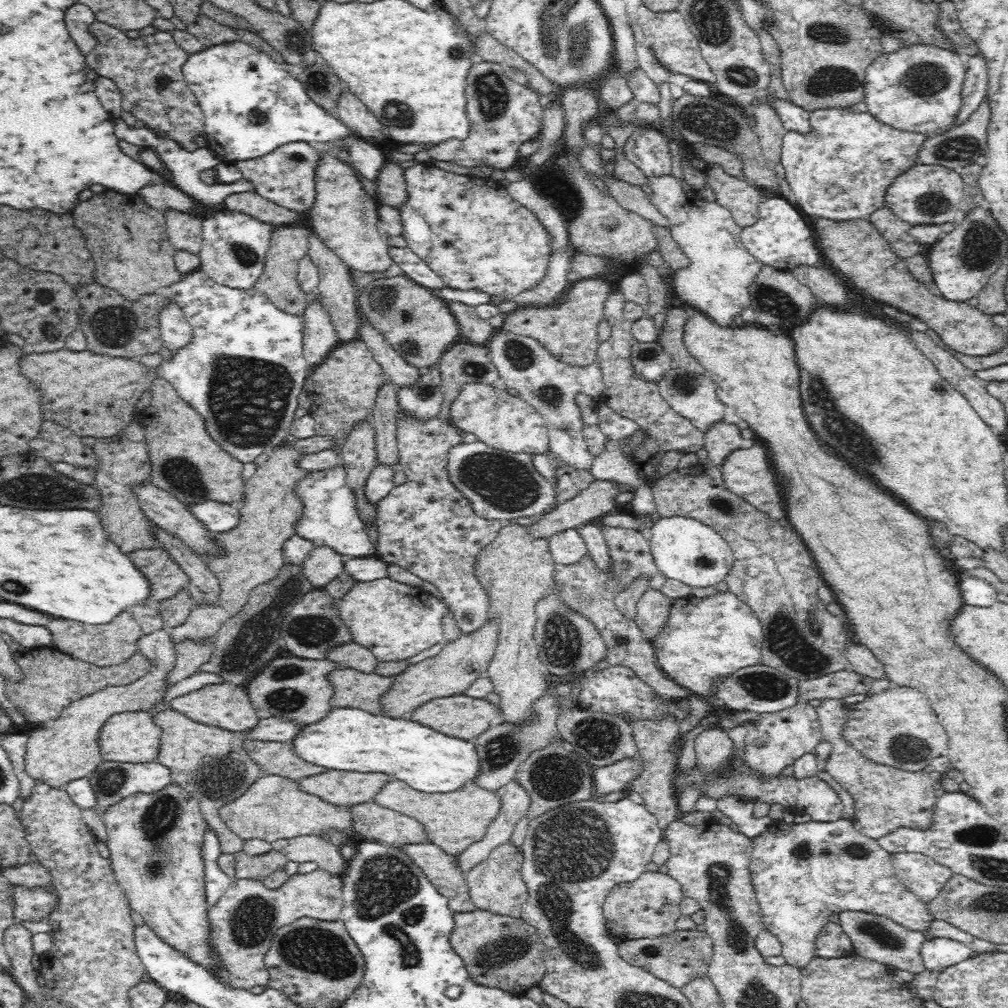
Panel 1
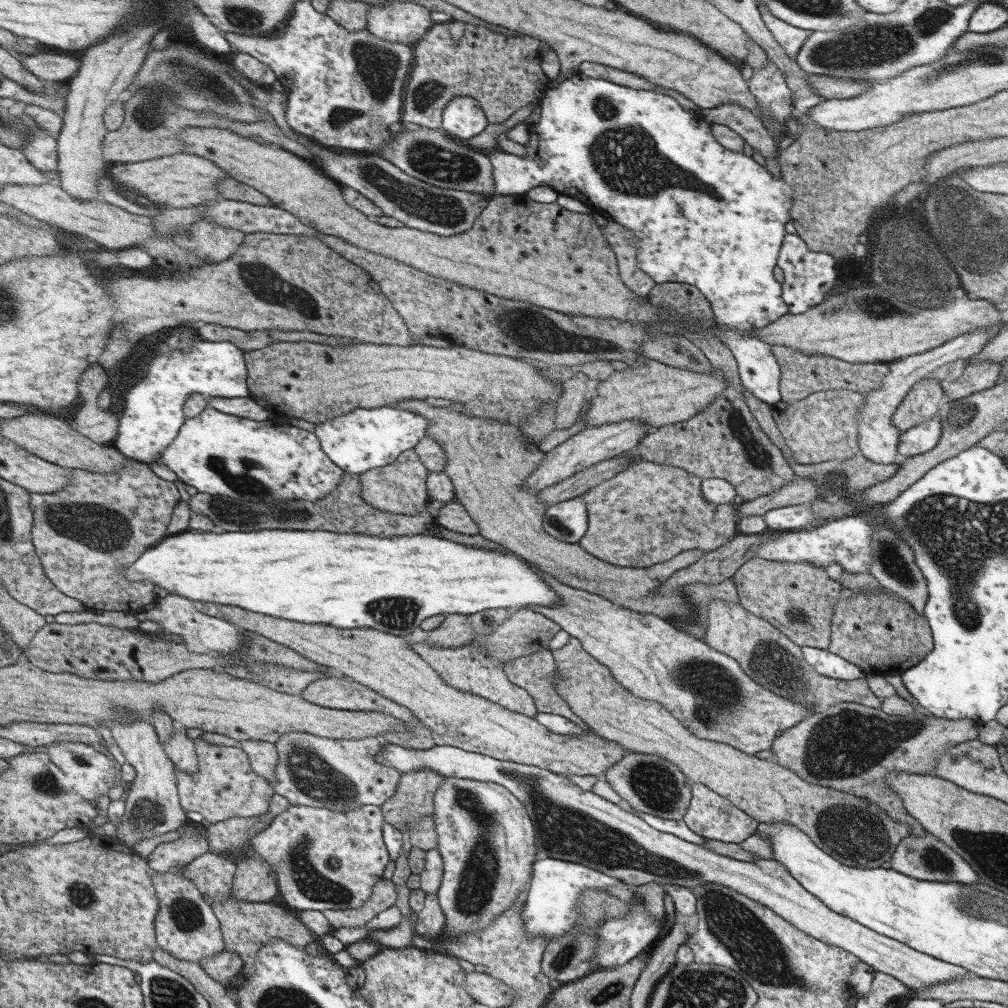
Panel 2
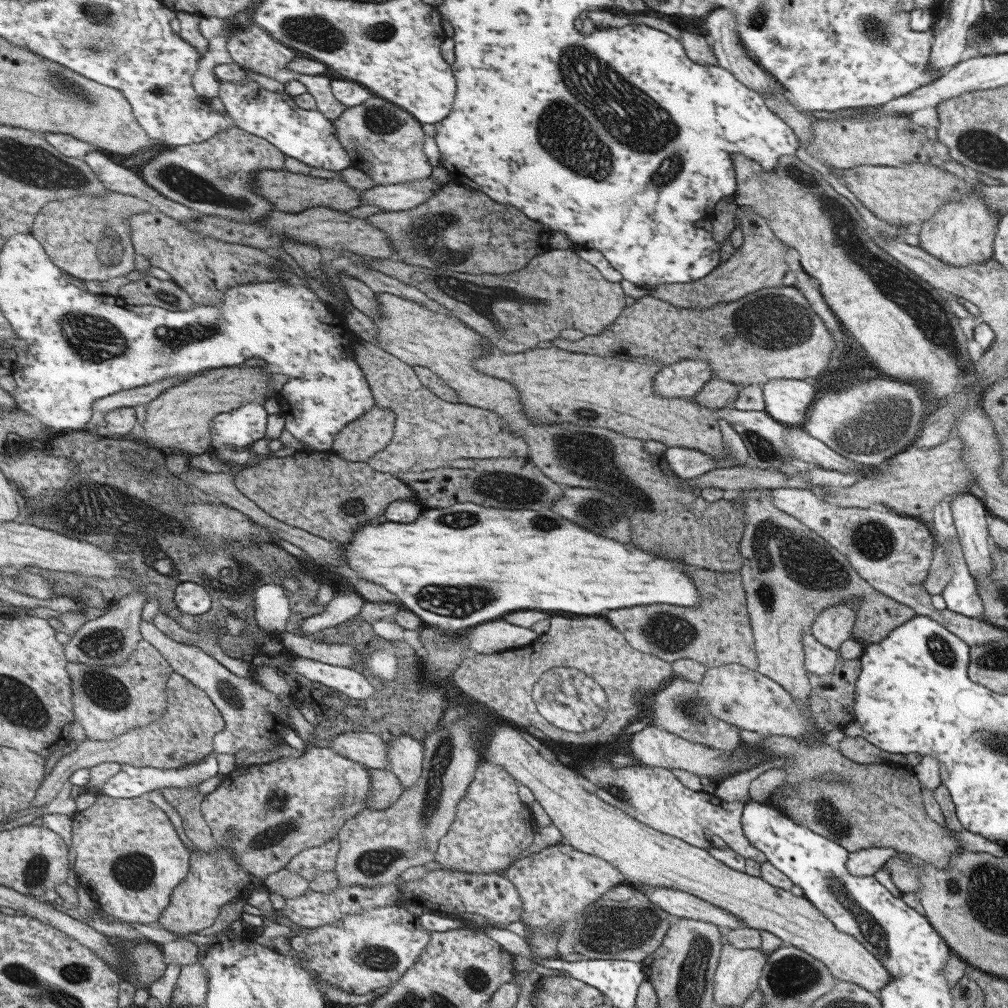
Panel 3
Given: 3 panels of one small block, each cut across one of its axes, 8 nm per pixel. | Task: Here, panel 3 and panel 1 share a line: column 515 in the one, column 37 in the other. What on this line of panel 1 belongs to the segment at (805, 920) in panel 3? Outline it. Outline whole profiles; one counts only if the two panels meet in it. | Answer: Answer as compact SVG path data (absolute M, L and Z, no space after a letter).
M160 630L154 634L146 634L138 640L138 652L144 660L152 662L152 670L144 674L140 680L136 680L130 686L122 688L106 688L104 692L96 692L94 696L84 696L82 700L72 702L66 706L56 722L50 722L48 726L42 726L40 730L30 734L28 746L26 746L26 774L34 780L46 782L48 786L60 790L68 782L90 778L92 772L104 764L98 736L104 724L110 716L122 714L122 712L148 712L152 706L160 704L166 694L172 694L168 684L168 674L174 668L176 662L176 644L170 636L170 632Z

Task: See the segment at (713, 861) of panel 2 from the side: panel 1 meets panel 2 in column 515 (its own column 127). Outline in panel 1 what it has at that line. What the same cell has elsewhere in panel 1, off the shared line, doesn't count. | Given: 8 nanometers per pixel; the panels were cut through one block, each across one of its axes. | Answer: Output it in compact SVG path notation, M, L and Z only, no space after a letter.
M104 762L100 764L92 776L88 778L92 784L92 790L96 794L96 806L94 810L98 816L104 816L112 806L118 806L120 800L134 796L134 794L154 794L158 790L164 790L166 786L174 784L172 780L172 770L164 764L156 762L146 762L146 764L130 764L130 762Z

